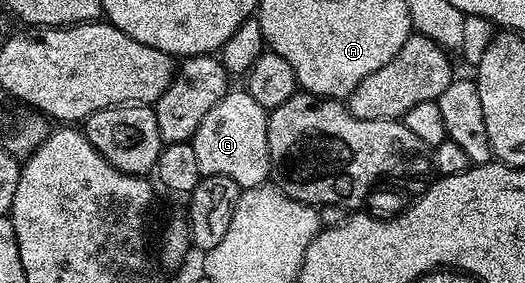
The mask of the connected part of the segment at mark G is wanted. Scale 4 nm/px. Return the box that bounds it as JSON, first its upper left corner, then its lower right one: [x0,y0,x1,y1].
[190,88,271,190]

